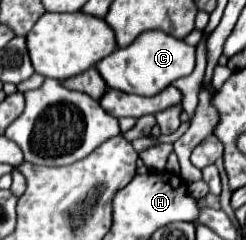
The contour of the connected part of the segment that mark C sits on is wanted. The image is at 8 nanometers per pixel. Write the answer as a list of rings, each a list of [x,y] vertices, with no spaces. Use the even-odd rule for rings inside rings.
[[[149,30],[145,34],[139,34],[127,48],[113,50],[113,54],[97,62],[95,68],[109,88],[139,96],[155,96],[167,86],[171,86],[177,78],[189,76],[193,72],[195,46],[189,46],[183,40],[177,40],[161,30]]]

